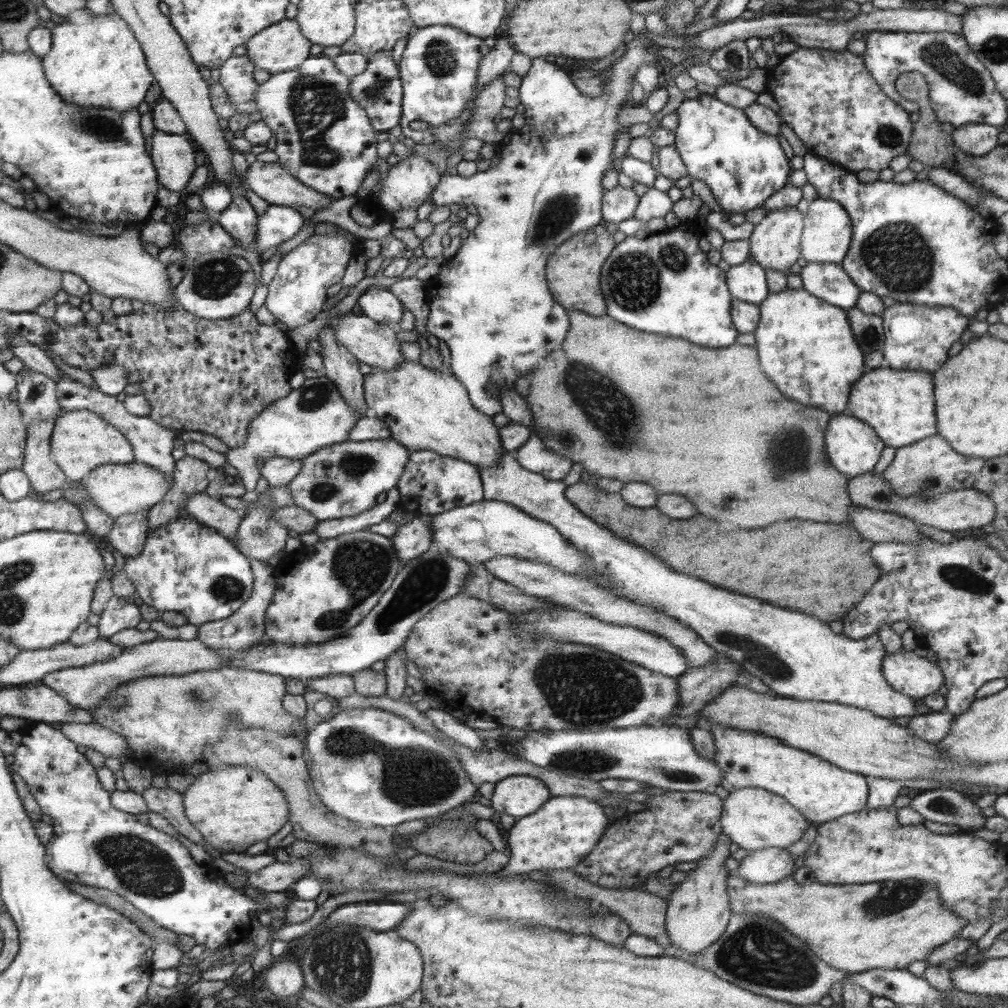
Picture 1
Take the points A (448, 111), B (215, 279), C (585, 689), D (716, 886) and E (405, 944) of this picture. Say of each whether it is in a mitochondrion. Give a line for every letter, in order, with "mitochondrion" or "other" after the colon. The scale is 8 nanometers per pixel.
A: other
B: mitochondrion
C: mitochondrion
D: other
E: other

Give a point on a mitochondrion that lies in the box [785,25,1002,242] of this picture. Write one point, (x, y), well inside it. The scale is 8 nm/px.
(943, 60)

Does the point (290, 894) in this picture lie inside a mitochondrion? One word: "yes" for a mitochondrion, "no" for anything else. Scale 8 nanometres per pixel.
no

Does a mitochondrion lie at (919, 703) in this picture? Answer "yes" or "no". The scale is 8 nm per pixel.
no

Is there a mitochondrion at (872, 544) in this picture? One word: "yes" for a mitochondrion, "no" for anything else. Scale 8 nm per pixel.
no

